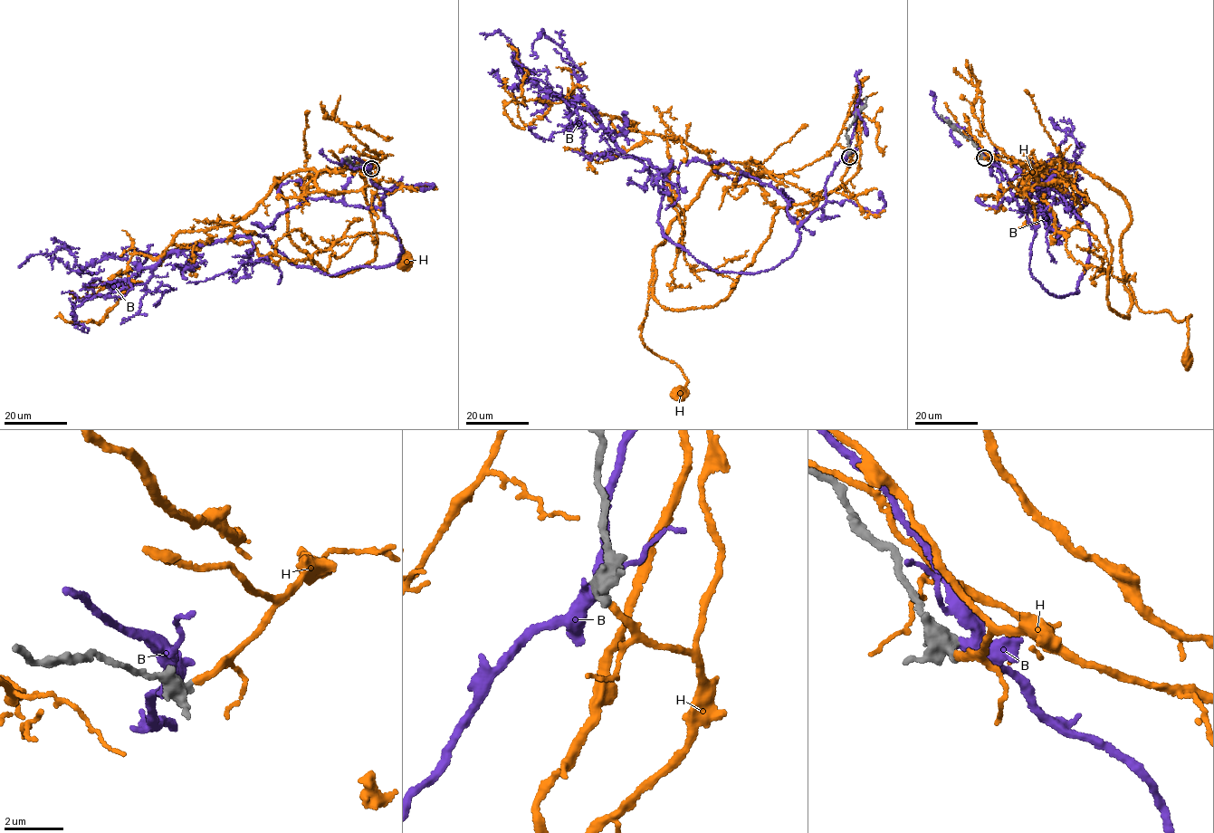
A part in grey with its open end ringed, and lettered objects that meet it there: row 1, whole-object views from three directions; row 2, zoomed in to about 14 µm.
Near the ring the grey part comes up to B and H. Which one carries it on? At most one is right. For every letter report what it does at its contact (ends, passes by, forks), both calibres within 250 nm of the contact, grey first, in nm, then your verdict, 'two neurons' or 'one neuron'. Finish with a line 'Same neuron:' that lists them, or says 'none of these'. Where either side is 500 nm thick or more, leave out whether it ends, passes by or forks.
B: it passes by; calibres 480 and 360 nm; two neurons
H: it ends; calibres 340 and 240 nm; one neuron
Same neuron: H

